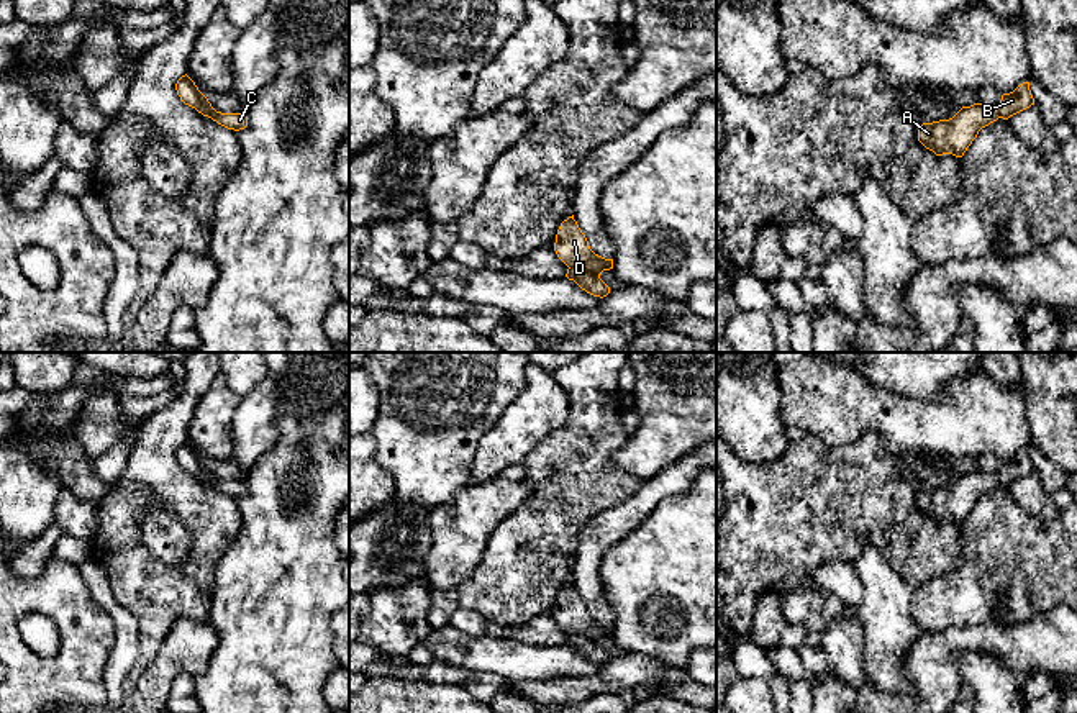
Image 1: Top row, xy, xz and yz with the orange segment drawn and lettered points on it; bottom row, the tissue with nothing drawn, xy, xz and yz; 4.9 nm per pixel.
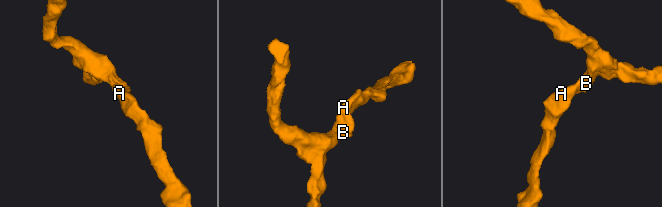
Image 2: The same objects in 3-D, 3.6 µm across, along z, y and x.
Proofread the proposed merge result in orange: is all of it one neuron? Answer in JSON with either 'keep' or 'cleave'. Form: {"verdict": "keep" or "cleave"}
{"verdict": "keep"}

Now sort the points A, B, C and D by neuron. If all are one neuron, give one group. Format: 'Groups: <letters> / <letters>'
Groups: A B C D

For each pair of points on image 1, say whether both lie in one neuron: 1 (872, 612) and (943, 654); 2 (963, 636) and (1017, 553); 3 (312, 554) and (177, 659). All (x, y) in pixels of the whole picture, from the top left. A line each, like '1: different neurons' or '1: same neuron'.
1: different neurons
2: different neurons
3: different neurons

